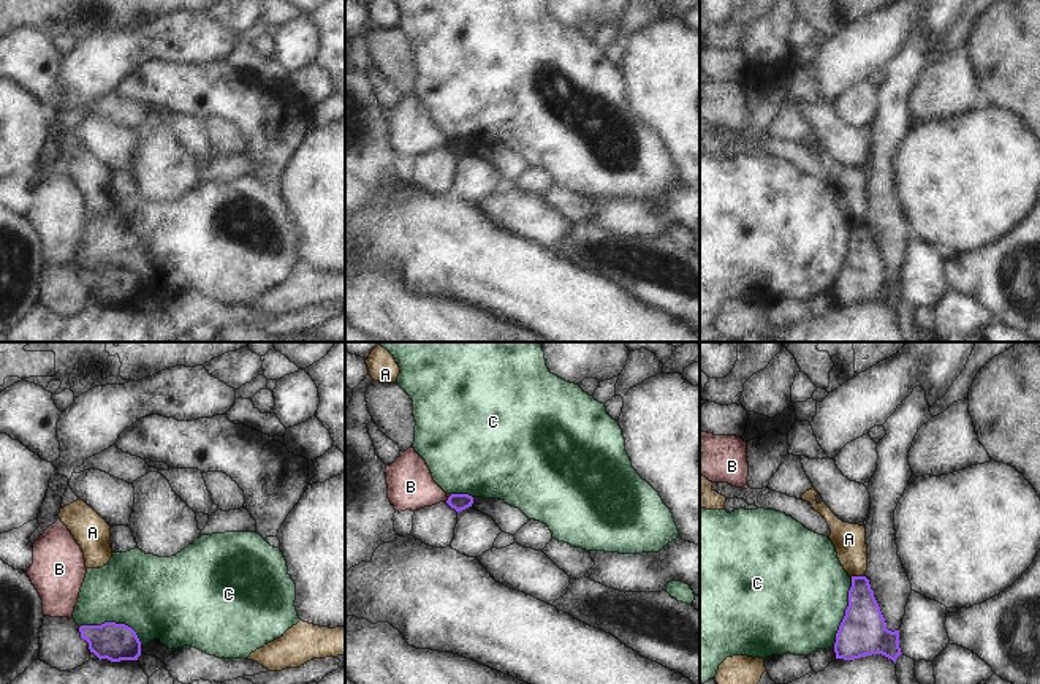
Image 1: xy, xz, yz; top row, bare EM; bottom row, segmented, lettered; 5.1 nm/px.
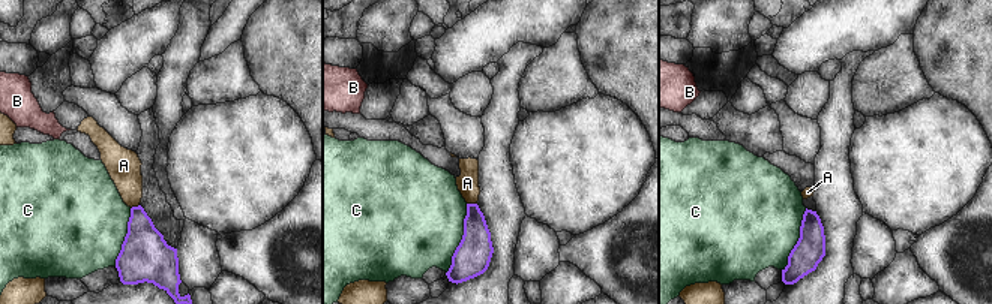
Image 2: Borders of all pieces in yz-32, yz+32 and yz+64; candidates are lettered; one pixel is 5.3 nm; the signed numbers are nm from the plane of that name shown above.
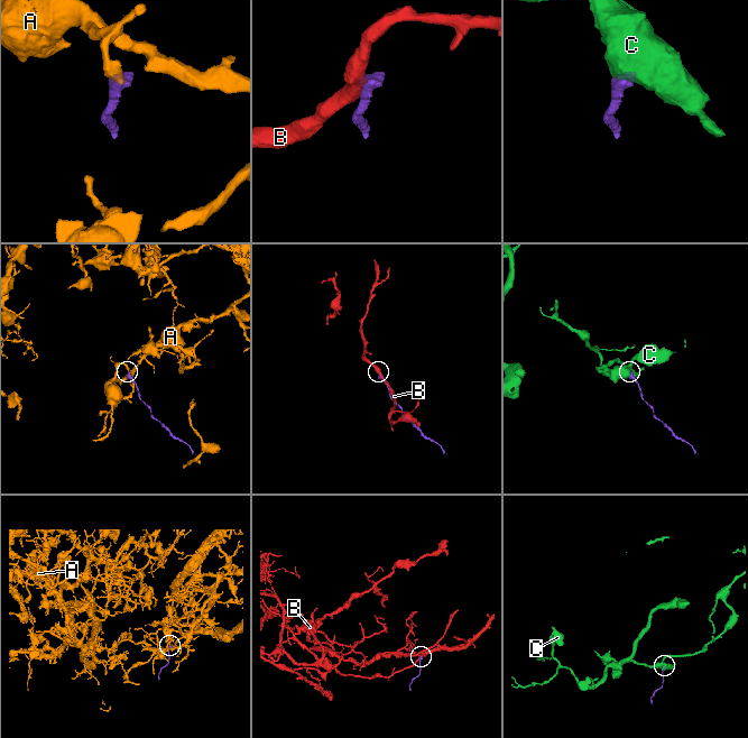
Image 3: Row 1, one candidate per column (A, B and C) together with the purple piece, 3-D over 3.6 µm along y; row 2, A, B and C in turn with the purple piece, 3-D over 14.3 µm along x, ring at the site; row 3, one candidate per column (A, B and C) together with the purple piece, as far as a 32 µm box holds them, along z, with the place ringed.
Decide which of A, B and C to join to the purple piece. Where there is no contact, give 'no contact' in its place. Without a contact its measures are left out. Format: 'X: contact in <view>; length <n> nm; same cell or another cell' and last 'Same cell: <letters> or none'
A: contact in yz; length 70 nm; another cell
B: contact in xz; length 30 nm; another cell
C: contact in xy; length 340 nm; another cell
Same cell: none

